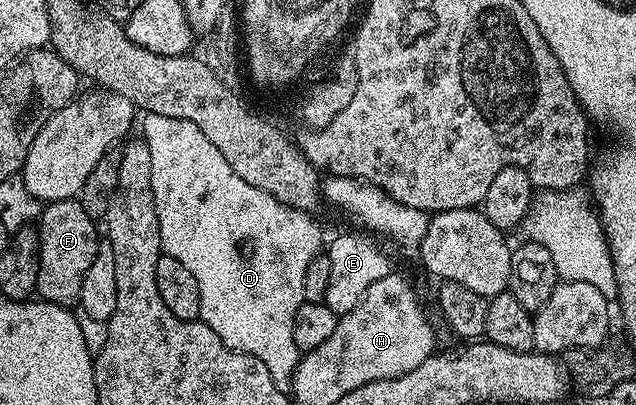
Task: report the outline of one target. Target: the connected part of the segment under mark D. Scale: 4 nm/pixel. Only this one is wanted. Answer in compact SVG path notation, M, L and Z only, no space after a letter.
M144 114L142 120L144 120L142 137L150 148L150 184L154 188L154 204L158 212L160 248L163 253L174 256L174 260L182 260L182 264L186 264L186 268L194 272L194 280L198 280L198 296L200 297L199 321L214 328L222 344L226 344L232 350L241 350L244 354L262 360L262 364L270 368L270 376L274 376L276 383L282 388L287 387L302 357L302 351L294 344L294 316L300 305L305 302L304 281L310 260L314 260L322 250L319 224L312 219L313 215L309 211L296 210L293 206L287 206L274 196L270 196L270 192L262 192L262 188L254 188L254 184L246 184L246 180L242 180L242 176L238 176L234 168L230 168L226 156L222 156L222 152L218 152L218 148L214 148L214 144L206 140L198 124L190 124L190 120L174 120L170 116L158 116L157 114Z

